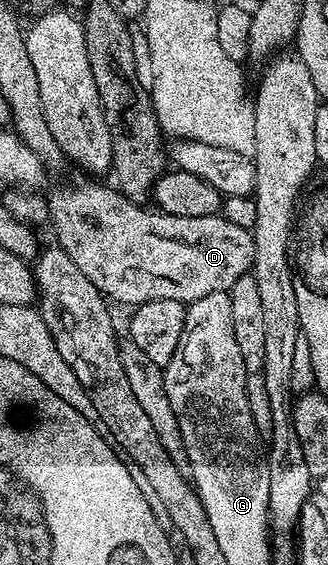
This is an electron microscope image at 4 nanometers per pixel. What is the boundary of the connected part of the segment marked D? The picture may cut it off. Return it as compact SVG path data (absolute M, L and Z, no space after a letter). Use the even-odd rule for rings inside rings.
M67 185L64 189L59 189L55 194L49 197L50 204L50 224L55 224L55 237L57 240L58 248L61 248L65 251L65 255L69 255L69 259L73 259L73 263L77 263L77 268L85 274L89 279L89 283L93 283L93 287L97 287L99 292L103 294L104 297L110 299L112 302L120 301L123 305L131 305L130 307L138 307L144 305L145 303L153 303L157 299L177 299L178 301L184 303L190 303L196 301L197 299L201 299L201 295L213 295L214 293L226 293L233 287L233 283L237 283L237 279L241 279L242 277L248 276L251 273L251 264L253 263L253 259L255 258L255 239L252 233L252 230L246 229L245 227L237 227L237 223L229 223L229 219L222 215L216 215L213 217L182 217L181 215L169 215L168 213L160 213L156 211L154 208L144 207L142 204L133 202L129 200L125 194L120 193L118 188L110 187L111 189L106 189L103 185Z

